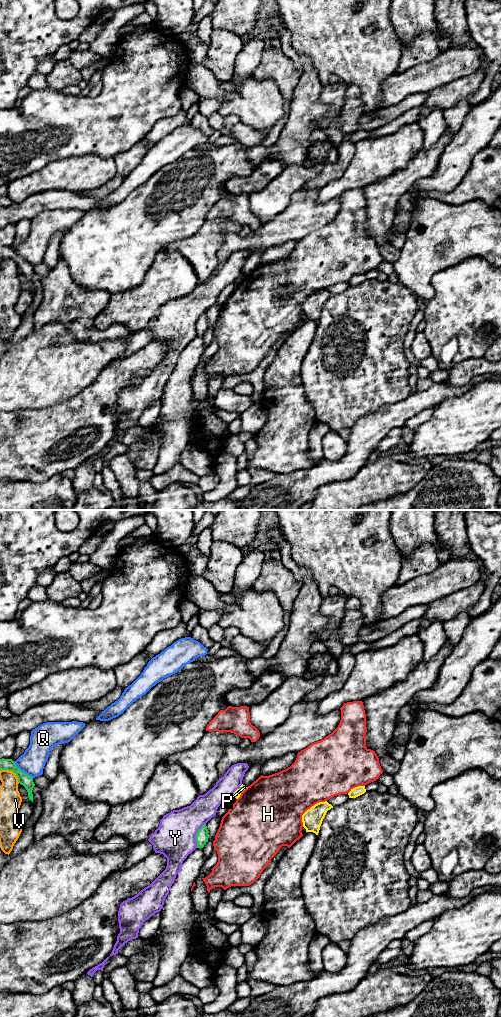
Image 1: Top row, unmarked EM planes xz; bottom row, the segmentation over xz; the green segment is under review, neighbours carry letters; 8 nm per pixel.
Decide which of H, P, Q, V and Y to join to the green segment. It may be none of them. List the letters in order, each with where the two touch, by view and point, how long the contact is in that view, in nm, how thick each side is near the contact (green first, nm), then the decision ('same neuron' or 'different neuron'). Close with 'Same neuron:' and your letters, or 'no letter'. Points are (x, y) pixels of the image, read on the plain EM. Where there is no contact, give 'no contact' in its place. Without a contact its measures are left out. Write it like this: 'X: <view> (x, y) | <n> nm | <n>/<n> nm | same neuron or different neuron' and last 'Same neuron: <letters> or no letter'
H: xz (242, 279) | 40 nm | 40/500 nm | different neuron
P: xz (241, 275) | 50 nm | 40/40 nm | different neuron
Q: xz (22, 259) | 220 nm | 100/200 nm | different neuron
V: xz (12, 259) | 190 nm | 100/180 nm | different neuron
Y: xz (196, 323) | 220 nm | 100/320 nm | different neuron
Same neuron: no letter

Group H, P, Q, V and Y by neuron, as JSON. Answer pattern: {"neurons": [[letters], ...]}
{"neurons": [["H"], ["P"], ["Q"], ["V"], ["Y"]]}

